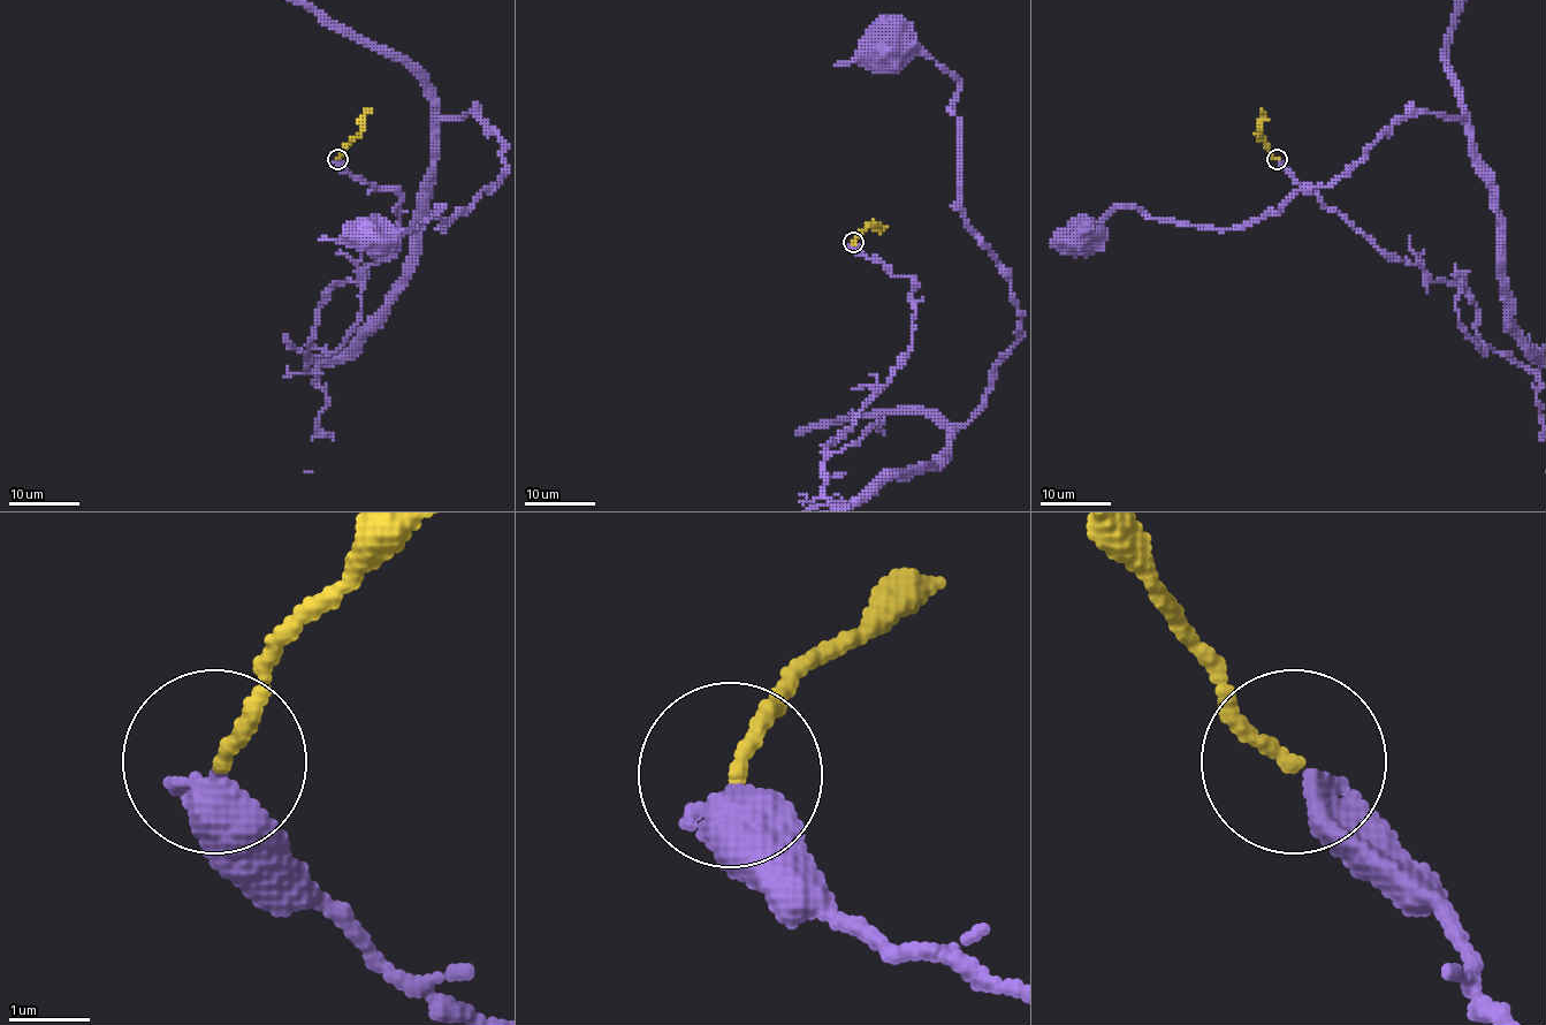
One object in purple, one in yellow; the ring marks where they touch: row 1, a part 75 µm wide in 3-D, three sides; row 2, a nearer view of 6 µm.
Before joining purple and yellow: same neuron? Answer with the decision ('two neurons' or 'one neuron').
one neuron

